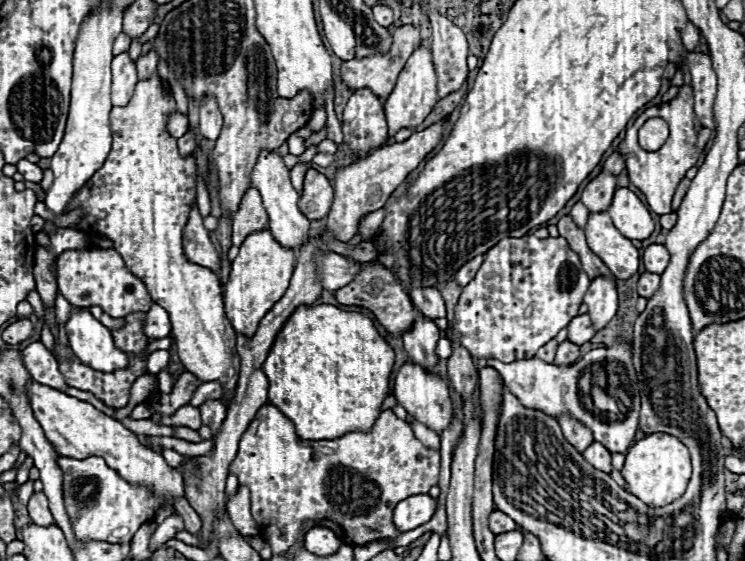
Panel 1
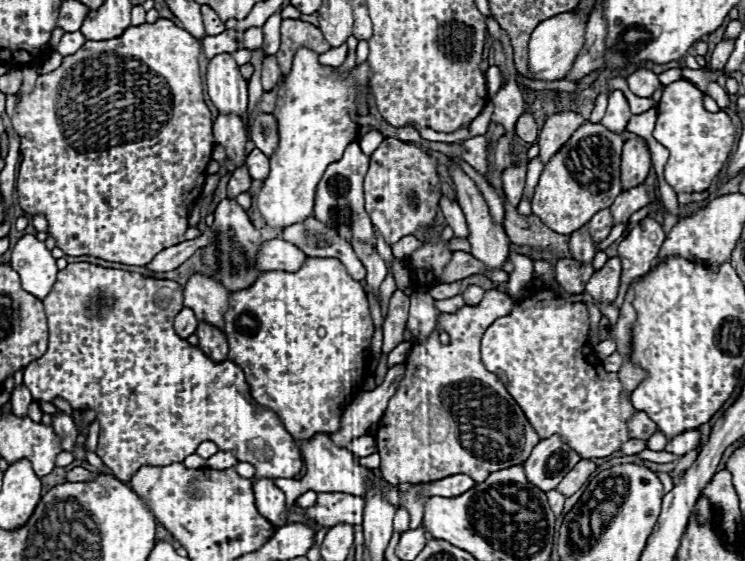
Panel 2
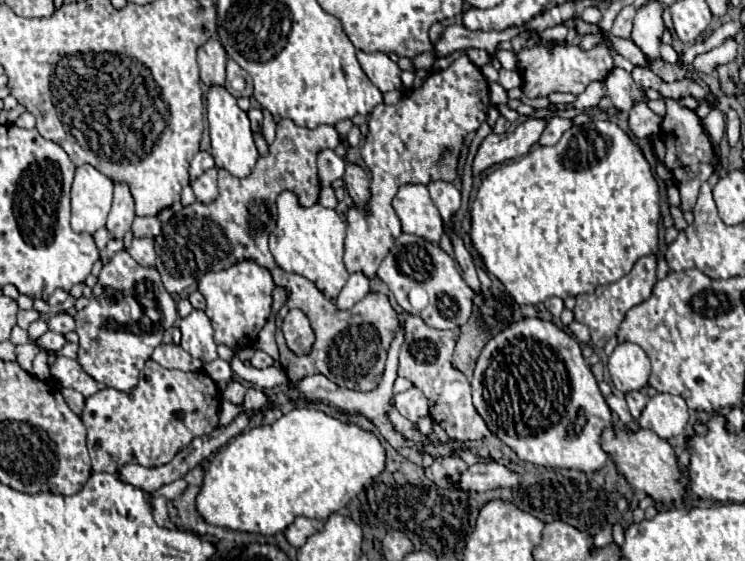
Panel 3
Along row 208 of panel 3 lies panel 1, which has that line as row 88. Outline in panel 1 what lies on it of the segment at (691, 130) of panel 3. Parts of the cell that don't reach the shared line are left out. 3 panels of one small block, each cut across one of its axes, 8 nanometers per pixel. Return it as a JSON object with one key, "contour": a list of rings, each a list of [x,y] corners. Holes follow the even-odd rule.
{"contour":[[[682,86],[678,98],[674,98],[674,100],[670,100],[666,104],[658,104],[654,108],[648,108],[646,112],[642,112],[636,118],[634,126],[626,130],[626,138],[620,142],[620,148],[618,148],[618,152],[624,158],[630,182],[646,196],[646,200],[650,200],[650,204],[648,204],[650,210],[660,214],[660,216],[672,212],[670,204],[672,204],[674,192],[676,192],[680,180],[684,178],[686,170],[690,170],[696,164],[696,160],[698,160],[698,150],[696,150],[698,130],[694,128],[698,124],[698,120],[694,116],[692,104],[694,104],[692,88],[690,86]],[[650,118],[664,118],[668,122],[668,126],[670,126],[670,136],[668,136],[668,140],[664,142],[664,146],[658,152],[646,152],[646,150],[642,150],[638,146],[638,128]]]}

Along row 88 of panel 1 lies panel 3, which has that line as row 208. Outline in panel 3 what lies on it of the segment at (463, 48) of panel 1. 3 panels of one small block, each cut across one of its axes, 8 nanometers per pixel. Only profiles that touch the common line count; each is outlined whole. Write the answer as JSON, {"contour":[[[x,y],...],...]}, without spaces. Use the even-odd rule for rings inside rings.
{"contour":[[[444,180],[430,182],[428,190],[430,190],[430,196],[434,200],[434,206],[440,210],[444,224],[450,224],[452,214],[460,208],[460,192],[450,182],[444,182]]]}

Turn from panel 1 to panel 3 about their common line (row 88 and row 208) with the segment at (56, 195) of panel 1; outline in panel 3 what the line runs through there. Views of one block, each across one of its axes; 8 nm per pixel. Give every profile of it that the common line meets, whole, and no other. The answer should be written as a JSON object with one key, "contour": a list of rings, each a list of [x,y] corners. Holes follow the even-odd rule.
{"contour":[[[84,164],[72,182],[72,230],[94,234],[106,224],[114,184],[102,172]]]}

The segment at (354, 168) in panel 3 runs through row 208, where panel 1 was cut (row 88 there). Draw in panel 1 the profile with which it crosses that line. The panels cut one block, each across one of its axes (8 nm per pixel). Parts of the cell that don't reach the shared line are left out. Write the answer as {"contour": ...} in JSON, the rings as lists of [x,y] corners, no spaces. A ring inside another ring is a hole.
{"contour":[[[368,88],[356,90],[346,108],[342,120],[344,144],[352,150],[352,154],[368,152],[374,148],[382,148],[388,142],[386,132],[386,116],[382,112],[382,102]]]}

